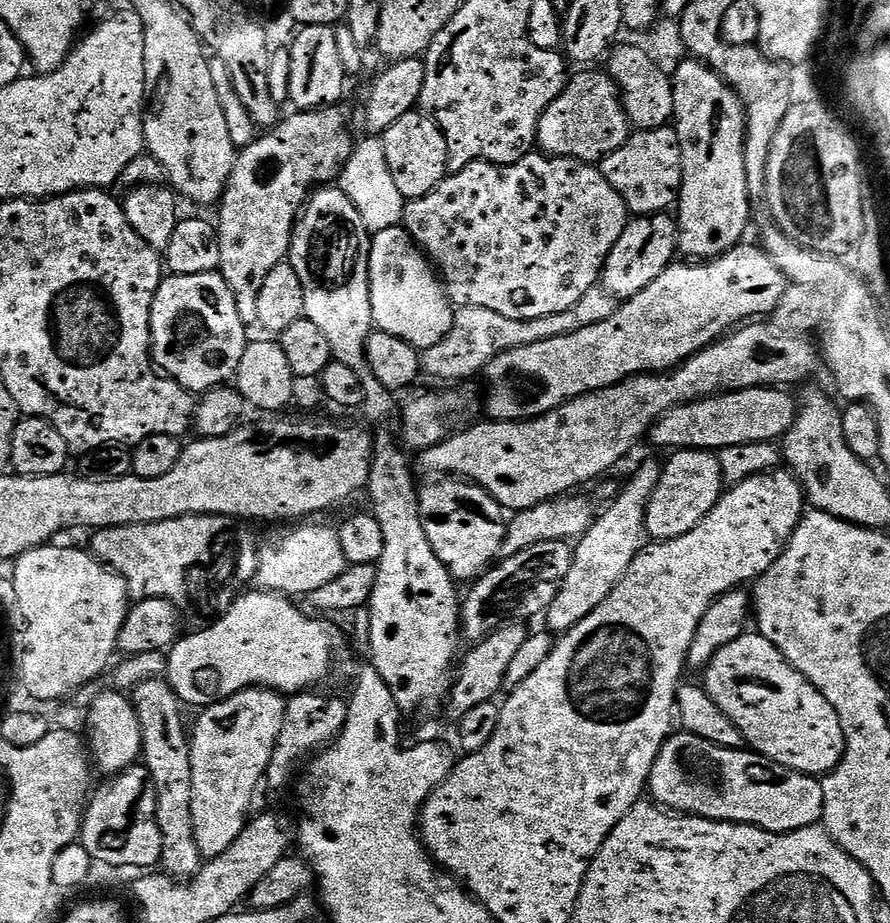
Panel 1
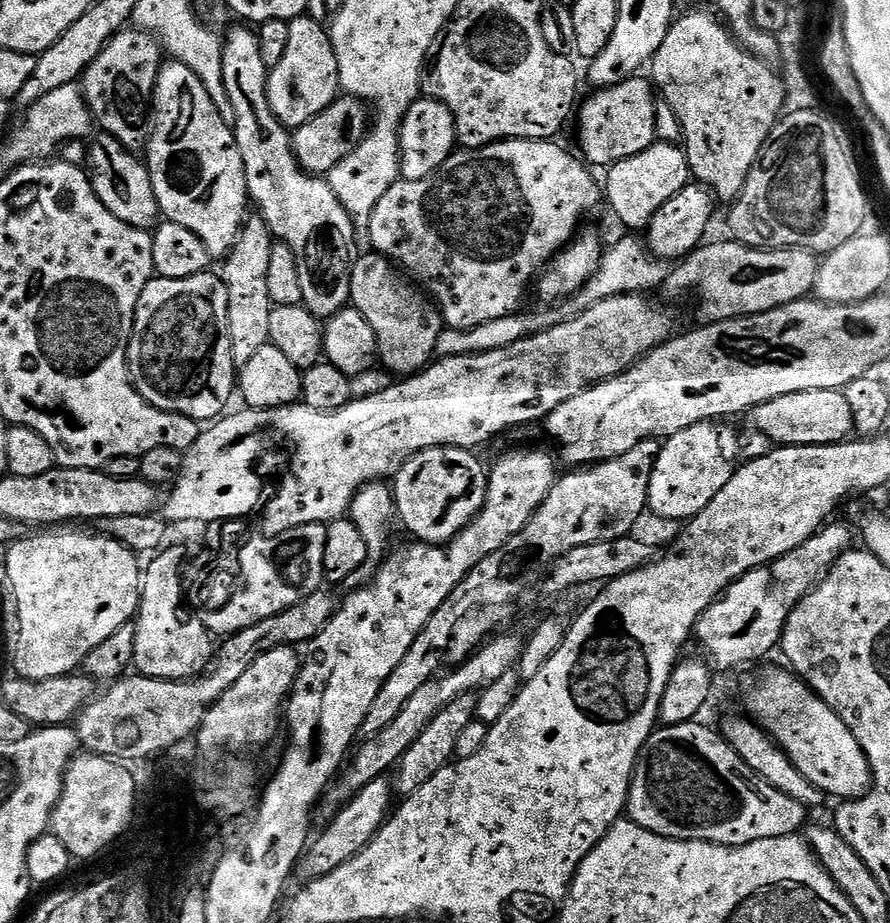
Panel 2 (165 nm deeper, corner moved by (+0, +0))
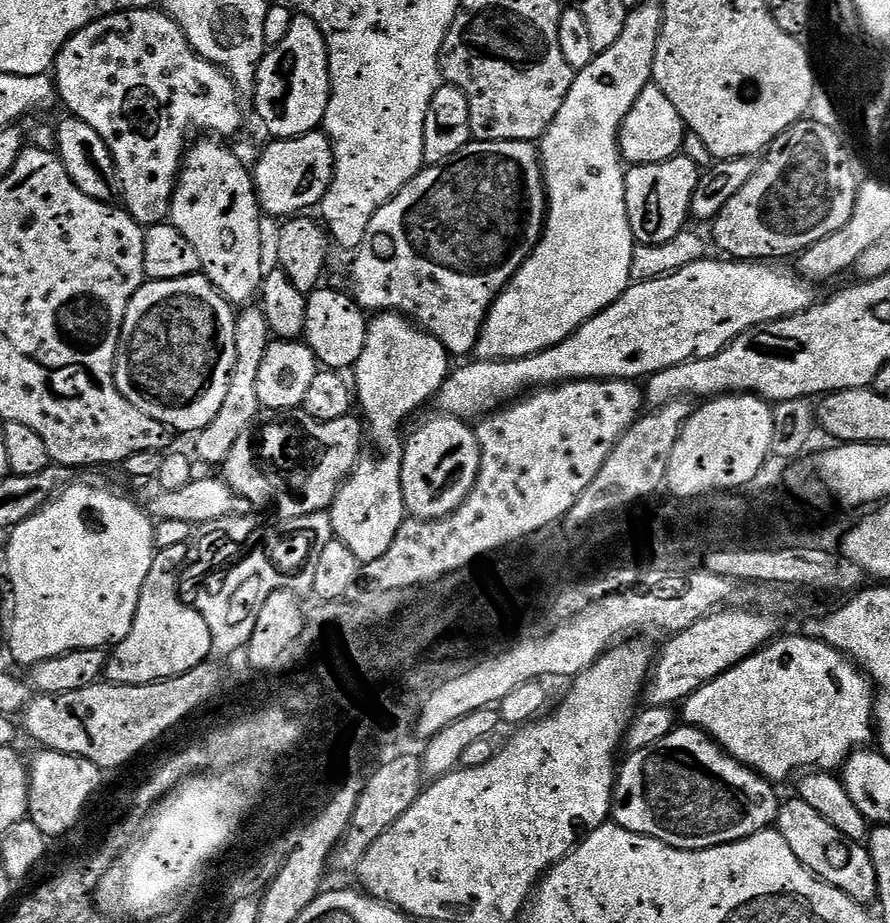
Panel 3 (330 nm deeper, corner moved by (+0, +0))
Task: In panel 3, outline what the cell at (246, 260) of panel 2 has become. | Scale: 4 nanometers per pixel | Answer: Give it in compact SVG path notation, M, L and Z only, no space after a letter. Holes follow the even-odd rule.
M244 306L239 309L236 318L236 357L226 402L222 404L222 410L218 410L214 422L210 422L210 426L203 428L195 437L196 452L206 463L223 465L238 438L242 438L257 423L256 415L262 412L258 402L258 366L262 366L262 358L266 358L271 336L263 307Z

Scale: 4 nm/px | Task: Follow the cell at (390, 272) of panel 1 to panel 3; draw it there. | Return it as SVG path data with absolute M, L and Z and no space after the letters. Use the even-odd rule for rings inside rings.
M381 312L368 321L366 346L354 365L354 396L358 408L364 411L363 423L366 425L366 451L361 455L352 475L341 484L332 500L330 515L335 539L340 540L360 559L361 565L374 562L390 550L394 534L402 527L406 519L406 509L402 498L402 458L404 457L405 437L400 437L400 427L411 418L428 399L435 397L450 375L450 357L448 351L434 338L431 332L424 331L409 317L399 312Z

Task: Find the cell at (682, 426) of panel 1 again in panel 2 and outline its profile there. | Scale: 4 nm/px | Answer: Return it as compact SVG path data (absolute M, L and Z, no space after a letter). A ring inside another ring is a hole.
M838 388L802 390L798 394L782 394L770 402L751 409L752 424L757 433L769 436L776 446L822 446L842 444L853 435L856 419L850 402Z

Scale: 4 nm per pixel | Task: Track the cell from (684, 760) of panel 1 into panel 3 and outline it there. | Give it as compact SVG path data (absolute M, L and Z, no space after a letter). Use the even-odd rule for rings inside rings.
M676 726L672 732L666 734L661 741L654 742L645 749L631 753L627 757L629 760L619 765L616 786L612 789L612 814L611 819L620 828L630 830L634 834L649 836L655 840L666 842L675 848L682 850L702 850L703 848L713 848L723 844L733 844L739 840L750 838L754 834L771 829L776 823L776 816L780 813L781 797L776 797L773 781L766 780L758 775L753 768L748 768L744 764L739 764L736 759L728 755L707 732L701 732L699 728L691 726Z

